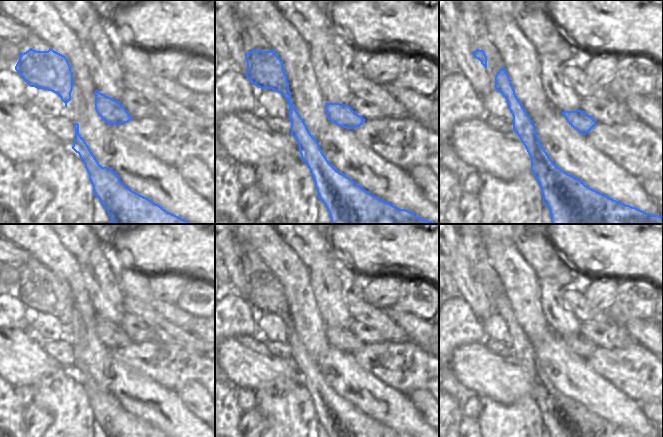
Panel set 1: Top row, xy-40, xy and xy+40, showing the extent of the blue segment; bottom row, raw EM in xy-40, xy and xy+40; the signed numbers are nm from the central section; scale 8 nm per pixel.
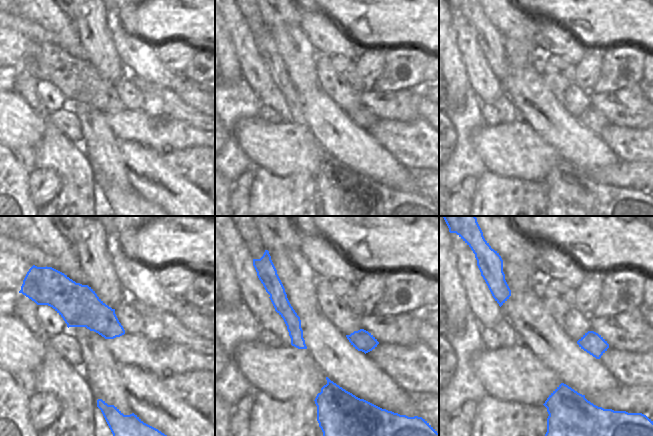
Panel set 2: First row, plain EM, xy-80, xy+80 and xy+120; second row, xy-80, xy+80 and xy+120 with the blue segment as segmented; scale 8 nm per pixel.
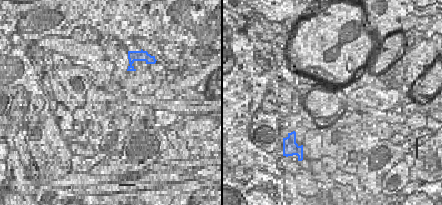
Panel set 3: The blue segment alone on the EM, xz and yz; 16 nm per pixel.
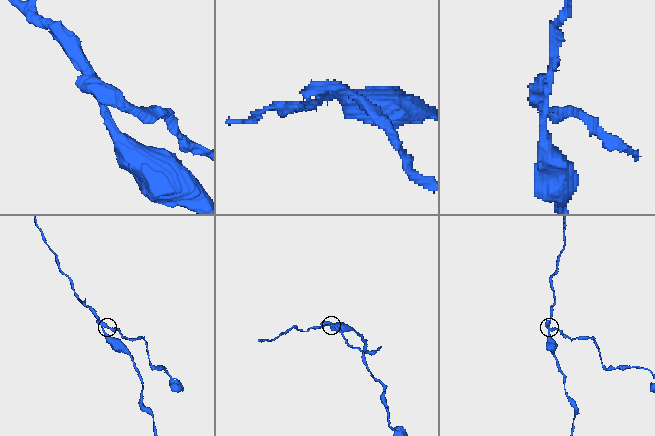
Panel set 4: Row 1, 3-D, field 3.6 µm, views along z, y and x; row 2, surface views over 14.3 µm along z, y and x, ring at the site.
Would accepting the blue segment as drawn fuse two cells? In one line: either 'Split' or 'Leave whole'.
Split

